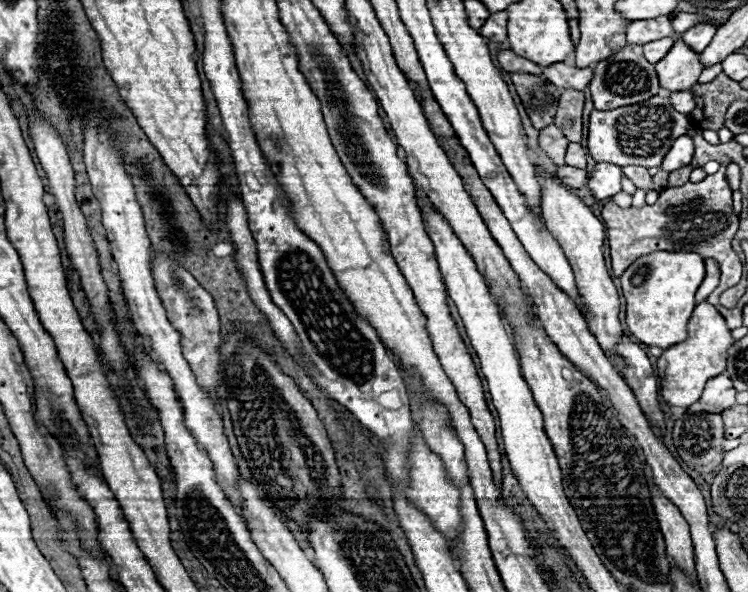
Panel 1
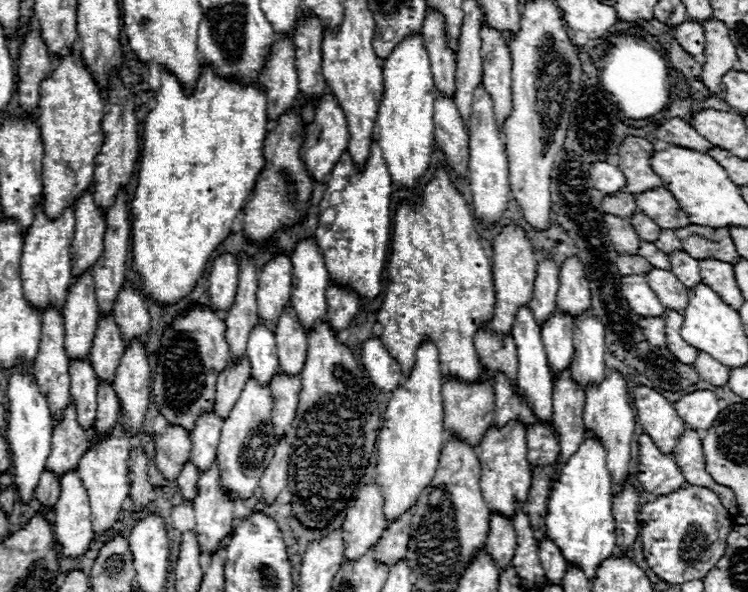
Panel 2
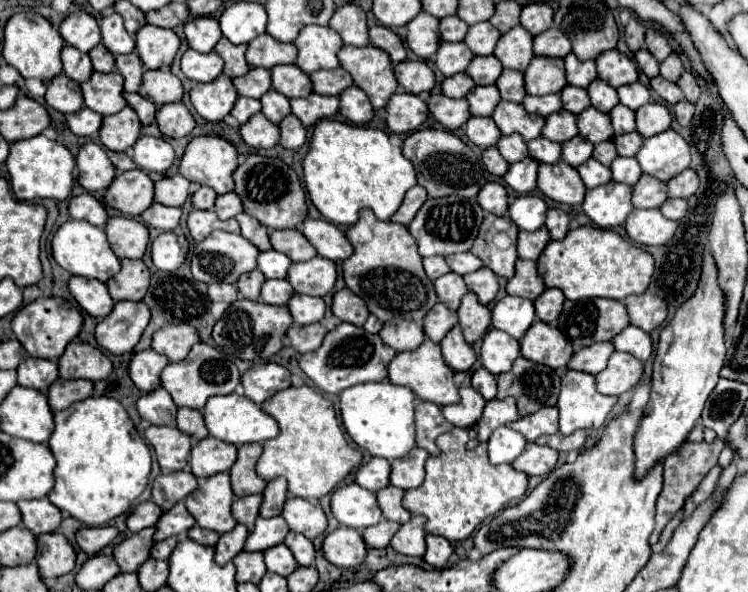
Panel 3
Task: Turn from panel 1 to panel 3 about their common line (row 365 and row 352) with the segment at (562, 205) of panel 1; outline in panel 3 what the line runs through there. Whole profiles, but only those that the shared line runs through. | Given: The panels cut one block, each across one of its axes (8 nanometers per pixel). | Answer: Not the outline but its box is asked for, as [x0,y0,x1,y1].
[596,352,642,396]

